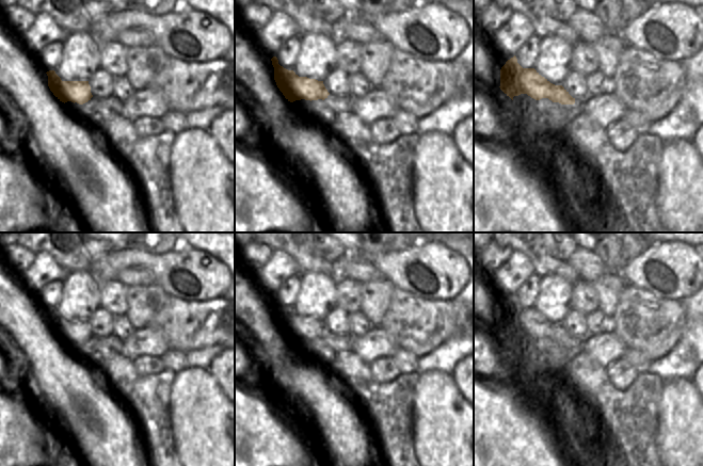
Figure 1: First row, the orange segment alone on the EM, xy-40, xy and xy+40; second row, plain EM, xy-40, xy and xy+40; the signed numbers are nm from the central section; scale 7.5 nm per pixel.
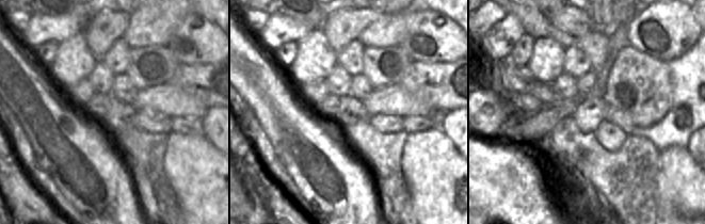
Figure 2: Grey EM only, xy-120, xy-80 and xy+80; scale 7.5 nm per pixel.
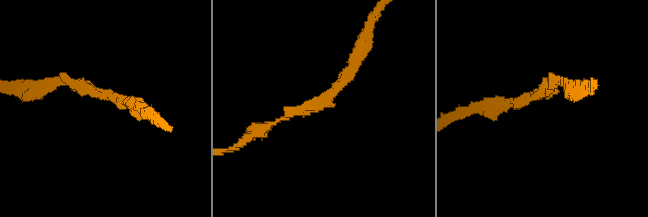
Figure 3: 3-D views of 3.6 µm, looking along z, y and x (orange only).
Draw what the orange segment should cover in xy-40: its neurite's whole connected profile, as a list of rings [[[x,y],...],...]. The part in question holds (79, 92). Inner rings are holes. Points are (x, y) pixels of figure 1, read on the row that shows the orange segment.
[[[49,70],[46,74],[48,86],[60,101],[83,105],[93,97],[89,81],[62,81],[54,70]]]

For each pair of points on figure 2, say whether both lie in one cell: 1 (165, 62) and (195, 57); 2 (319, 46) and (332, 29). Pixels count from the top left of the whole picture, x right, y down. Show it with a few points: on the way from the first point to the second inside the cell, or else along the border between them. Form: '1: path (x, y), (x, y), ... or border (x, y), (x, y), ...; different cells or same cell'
1: border (165, 46), (179, 62); different cells
2: border (320, 28), (330, 46), (336, 52); different cells

